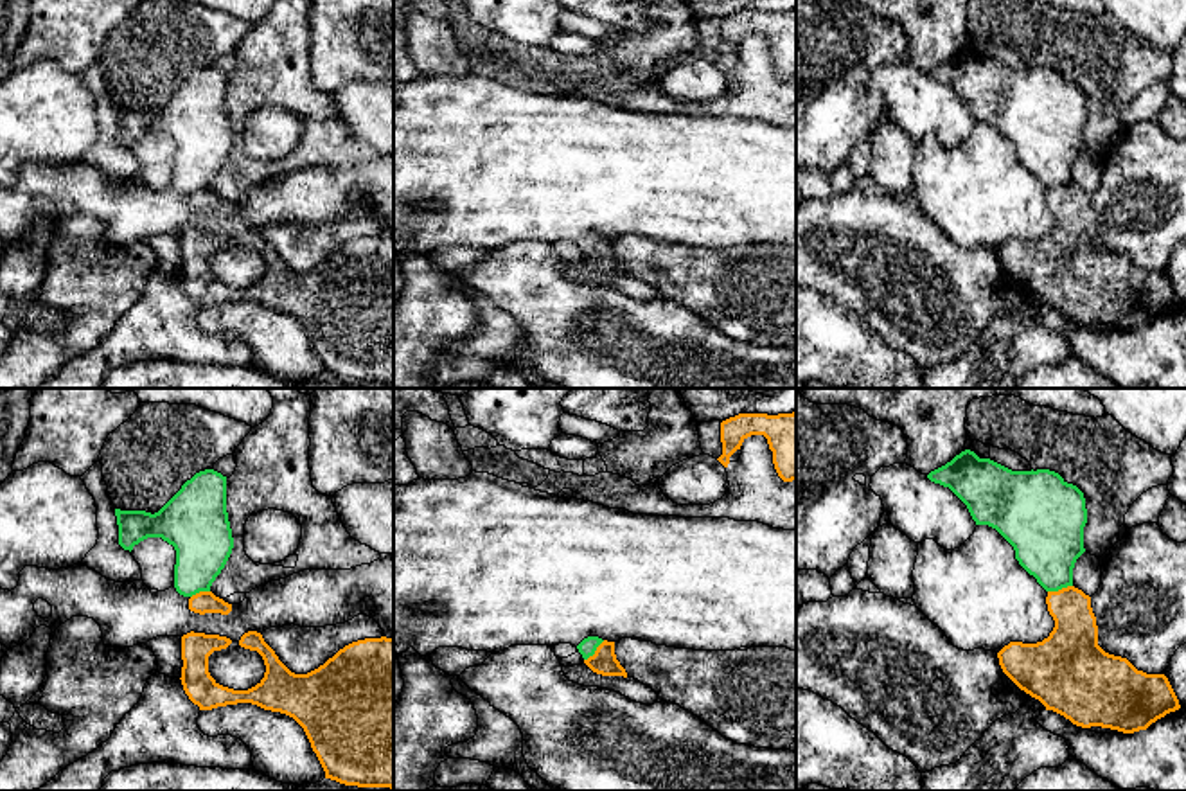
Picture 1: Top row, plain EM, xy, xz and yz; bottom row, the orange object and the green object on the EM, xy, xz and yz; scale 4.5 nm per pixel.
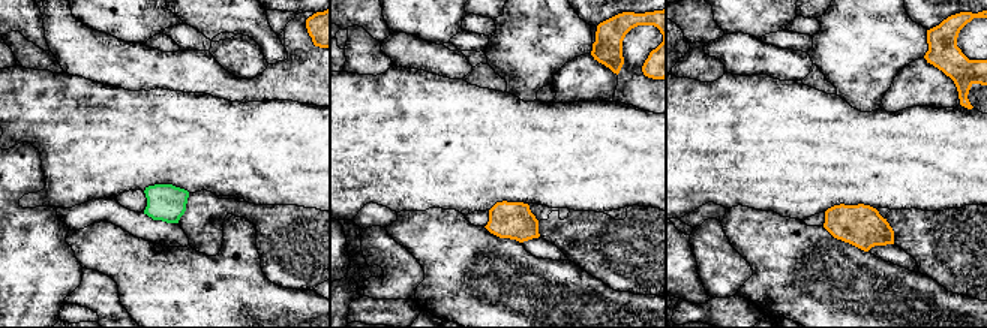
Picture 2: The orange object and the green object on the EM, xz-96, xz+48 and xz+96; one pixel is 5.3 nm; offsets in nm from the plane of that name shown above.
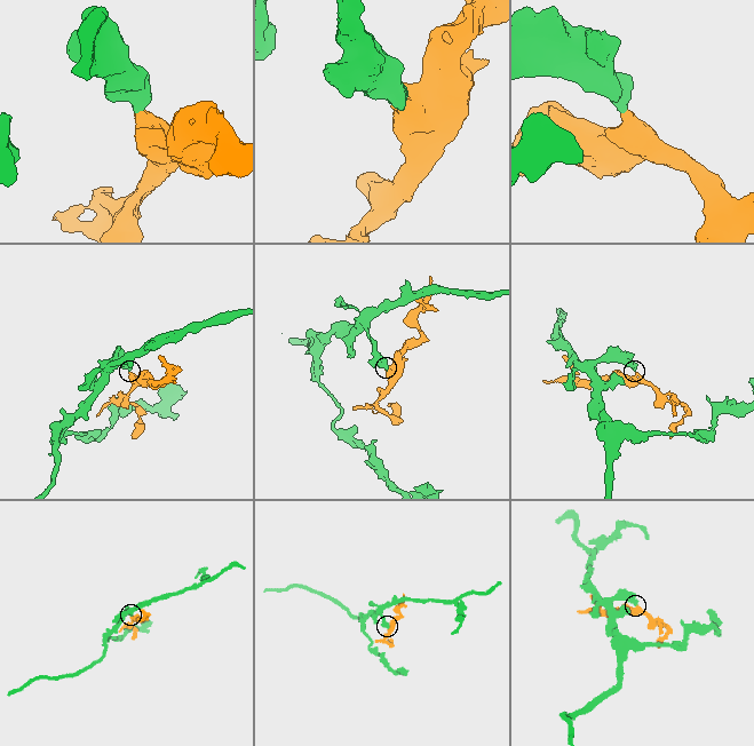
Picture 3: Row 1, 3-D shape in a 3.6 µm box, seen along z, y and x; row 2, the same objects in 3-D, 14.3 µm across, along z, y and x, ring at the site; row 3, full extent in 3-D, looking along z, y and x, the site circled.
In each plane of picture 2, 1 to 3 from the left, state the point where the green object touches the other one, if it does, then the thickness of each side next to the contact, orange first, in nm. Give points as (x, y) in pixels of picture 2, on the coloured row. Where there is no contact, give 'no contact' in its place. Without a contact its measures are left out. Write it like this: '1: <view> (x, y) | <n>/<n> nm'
1: no contact
2: no contact
3: no contact

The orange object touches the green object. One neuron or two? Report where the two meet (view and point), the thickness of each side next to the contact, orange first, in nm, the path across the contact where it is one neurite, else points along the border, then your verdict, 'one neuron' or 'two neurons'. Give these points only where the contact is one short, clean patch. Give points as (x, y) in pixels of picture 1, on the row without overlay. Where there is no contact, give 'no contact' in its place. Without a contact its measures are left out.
yz (1059, 187) | 220/320 nm | along yz (1071, 182), (1048, 189) | two neurons

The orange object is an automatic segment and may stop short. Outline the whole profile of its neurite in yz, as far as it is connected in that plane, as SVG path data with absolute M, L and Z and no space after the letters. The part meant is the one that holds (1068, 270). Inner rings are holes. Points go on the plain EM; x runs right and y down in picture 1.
M1067 183L1048 189L1046 201L1055 218L1049 234L997 250L1003 270L1046 307L1082 325L1134 331L1181 306L1164 271L1137 268L1098 243L1089 192Z

